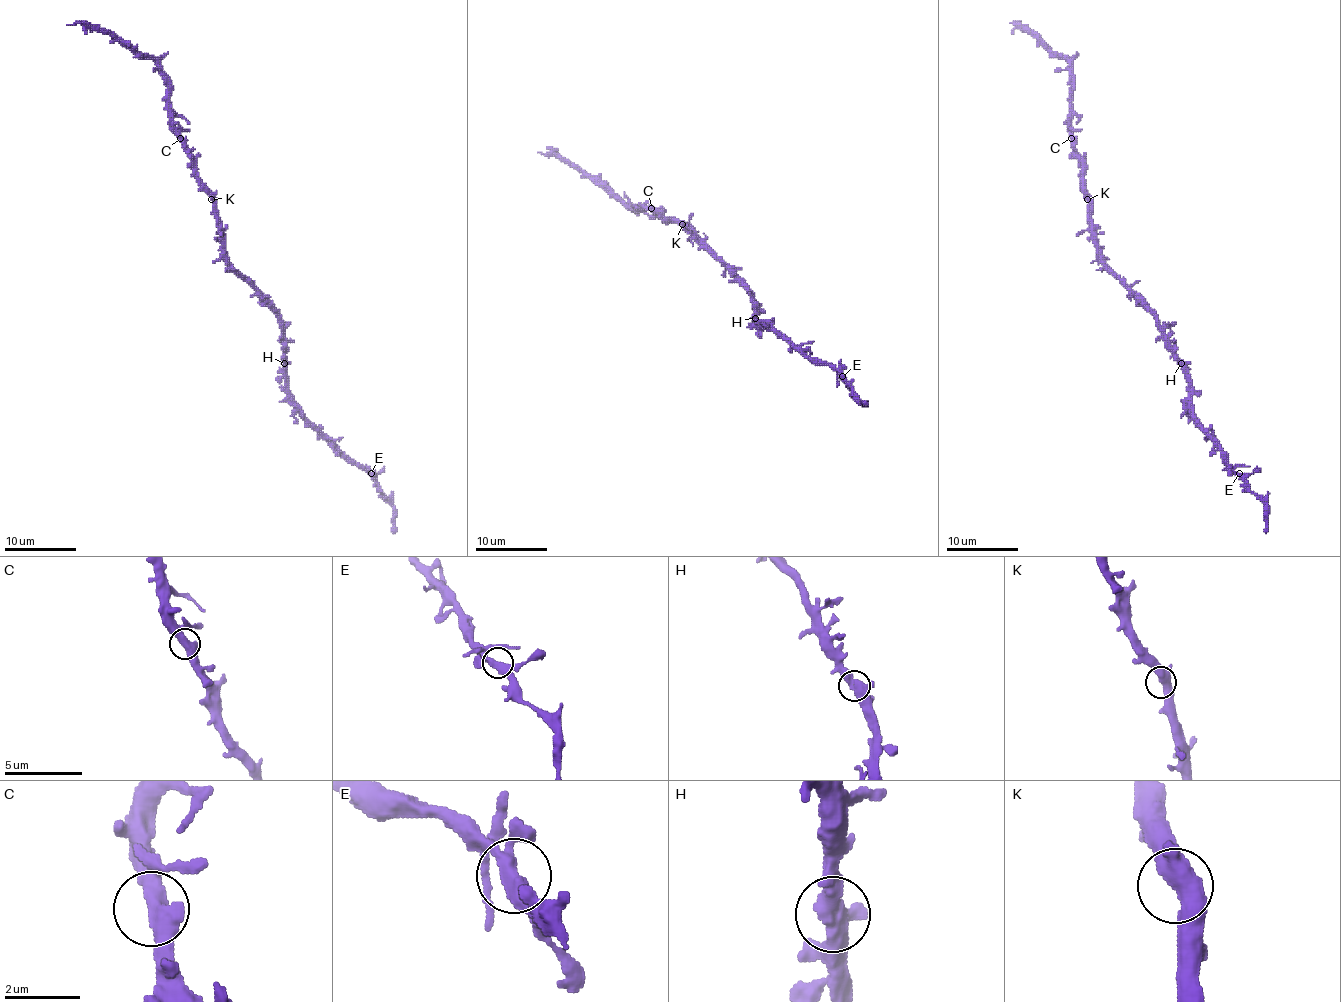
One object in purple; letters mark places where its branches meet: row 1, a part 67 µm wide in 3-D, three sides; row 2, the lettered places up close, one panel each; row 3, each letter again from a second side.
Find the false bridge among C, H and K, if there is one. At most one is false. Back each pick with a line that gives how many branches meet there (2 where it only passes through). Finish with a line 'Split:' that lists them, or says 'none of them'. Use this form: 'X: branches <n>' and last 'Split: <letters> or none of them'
Split: none of them

